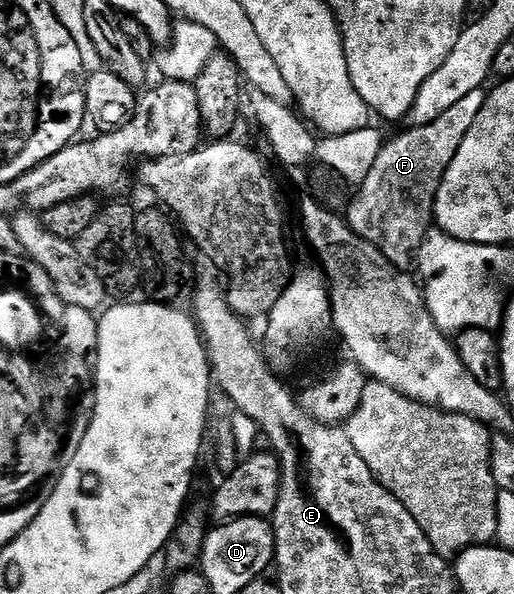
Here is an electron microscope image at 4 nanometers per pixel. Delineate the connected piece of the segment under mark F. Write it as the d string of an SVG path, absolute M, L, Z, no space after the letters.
M485 88L472 91L472 95L444 111L440 119L432 119L427 125L406 127L399 137L391 141L389 138L383 144L372 171L362 185L357 186L355 193L358 194L351 199L344 220L352 232L375 245L397 269L406 271L415 264L417 251L432 228L434 200L440 183L452 159L456 159L460 143L464 143L468 127L476 123L476 115L480 115L487 96Z

